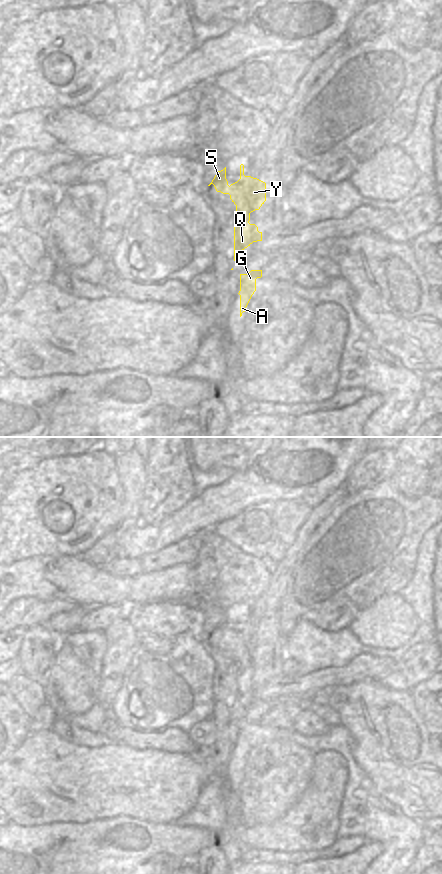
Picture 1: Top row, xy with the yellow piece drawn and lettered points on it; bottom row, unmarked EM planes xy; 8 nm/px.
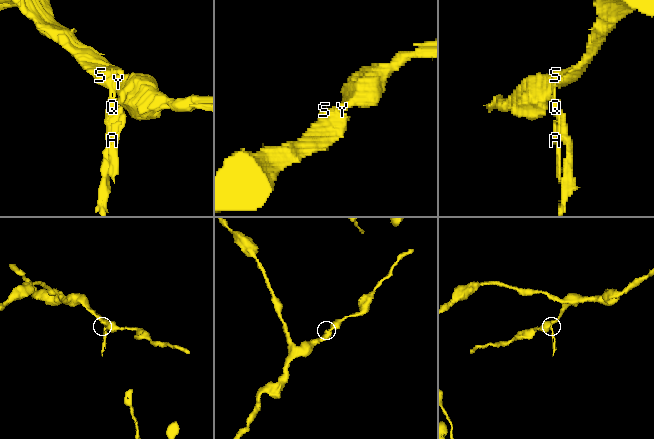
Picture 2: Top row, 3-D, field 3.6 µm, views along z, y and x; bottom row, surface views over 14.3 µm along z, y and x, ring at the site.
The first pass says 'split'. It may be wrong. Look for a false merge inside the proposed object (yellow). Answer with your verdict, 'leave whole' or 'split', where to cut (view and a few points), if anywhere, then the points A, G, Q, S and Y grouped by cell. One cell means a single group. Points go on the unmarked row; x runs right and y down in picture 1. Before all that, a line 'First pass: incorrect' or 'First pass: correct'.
First pass: incorrect
leave whole; cut none; groups A G Q S Y

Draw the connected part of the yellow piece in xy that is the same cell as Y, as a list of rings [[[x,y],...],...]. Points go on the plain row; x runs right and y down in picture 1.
[[[240,613],[240,627],[228,633],[226,615],[216,619],[211,632],[217,640],[229,642],[236,653],[236,671],[234,673],[234,709],[236,703],[253,690],[262,689],[262,680],[255,672],[250,672],[250,661],[259,658],[266,649],[266,631],[251,624],[244,623],[244,613]]]

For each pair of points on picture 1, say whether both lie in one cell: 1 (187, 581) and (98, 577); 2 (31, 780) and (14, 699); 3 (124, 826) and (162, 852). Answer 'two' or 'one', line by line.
1: one
2: two
3: one

